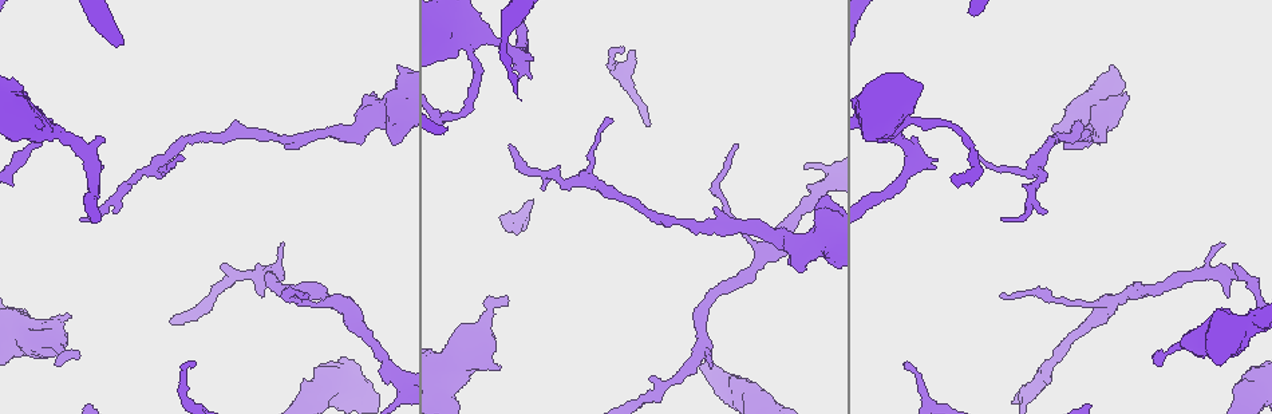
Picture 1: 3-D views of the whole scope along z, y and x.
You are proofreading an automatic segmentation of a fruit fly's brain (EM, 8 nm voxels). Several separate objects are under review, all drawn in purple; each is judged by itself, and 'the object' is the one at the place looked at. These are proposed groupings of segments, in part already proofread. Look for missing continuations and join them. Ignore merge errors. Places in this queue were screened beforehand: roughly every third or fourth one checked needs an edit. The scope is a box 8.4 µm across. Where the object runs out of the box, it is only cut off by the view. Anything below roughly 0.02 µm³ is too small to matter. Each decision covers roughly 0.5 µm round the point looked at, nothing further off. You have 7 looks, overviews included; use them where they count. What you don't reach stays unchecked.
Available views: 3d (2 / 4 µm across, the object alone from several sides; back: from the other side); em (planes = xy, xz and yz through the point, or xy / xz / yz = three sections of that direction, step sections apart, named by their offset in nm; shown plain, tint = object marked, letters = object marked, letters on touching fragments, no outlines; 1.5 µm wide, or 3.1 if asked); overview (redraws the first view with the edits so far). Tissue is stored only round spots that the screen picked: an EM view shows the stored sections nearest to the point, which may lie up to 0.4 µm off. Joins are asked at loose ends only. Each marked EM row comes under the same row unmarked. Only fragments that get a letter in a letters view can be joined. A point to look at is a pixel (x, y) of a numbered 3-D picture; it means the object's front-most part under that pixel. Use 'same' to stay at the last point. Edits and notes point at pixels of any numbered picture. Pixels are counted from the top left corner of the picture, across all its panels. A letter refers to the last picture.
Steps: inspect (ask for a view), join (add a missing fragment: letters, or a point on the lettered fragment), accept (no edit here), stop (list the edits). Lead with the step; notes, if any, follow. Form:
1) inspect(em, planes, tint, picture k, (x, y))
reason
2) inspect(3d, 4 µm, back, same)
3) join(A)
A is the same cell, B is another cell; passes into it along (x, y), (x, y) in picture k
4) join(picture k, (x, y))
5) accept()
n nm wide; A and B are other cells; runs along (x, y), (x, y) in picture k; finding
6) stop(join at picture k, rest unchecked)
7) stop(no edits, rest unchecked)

inspect(3d, 2 µm, picture 1, (262, 295))
an open end

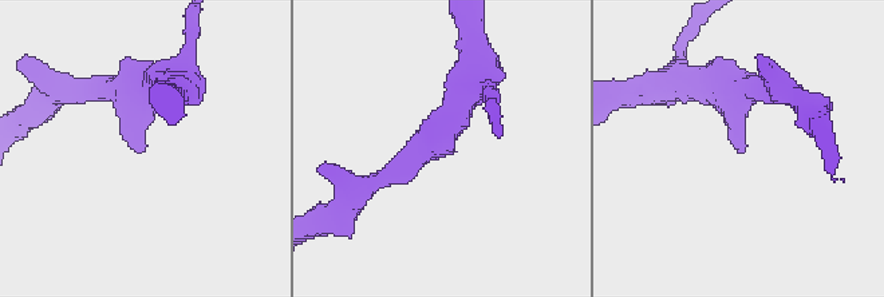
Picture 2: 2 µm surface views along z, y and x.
inspect(em, planes, letters, picture 2, (140, 152))
arms of 190, 260 nm

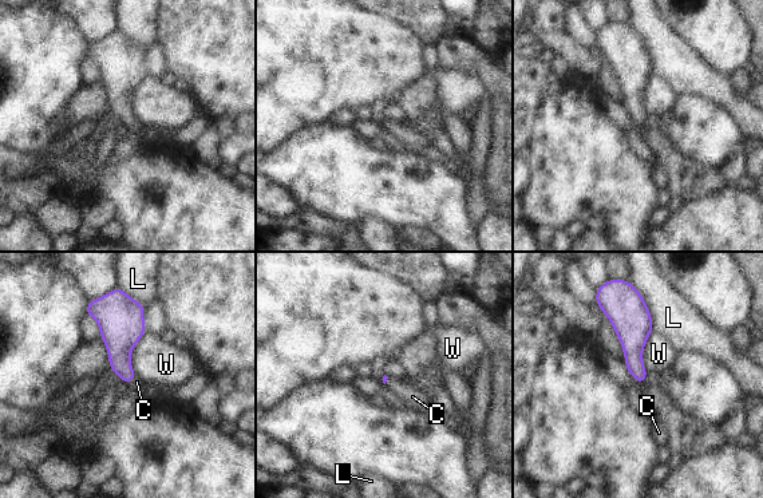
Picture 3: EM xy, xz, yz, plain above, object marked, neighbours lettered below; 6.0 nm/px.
join(C)
C is the same cell, L and W are other cells; passes into it along (119, 342), (131, 380), (137, 382) in picture 3; it goes on there

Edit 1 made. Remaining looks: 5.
inspect(em, planes, letters, picture 1, (980, 155))
thin end

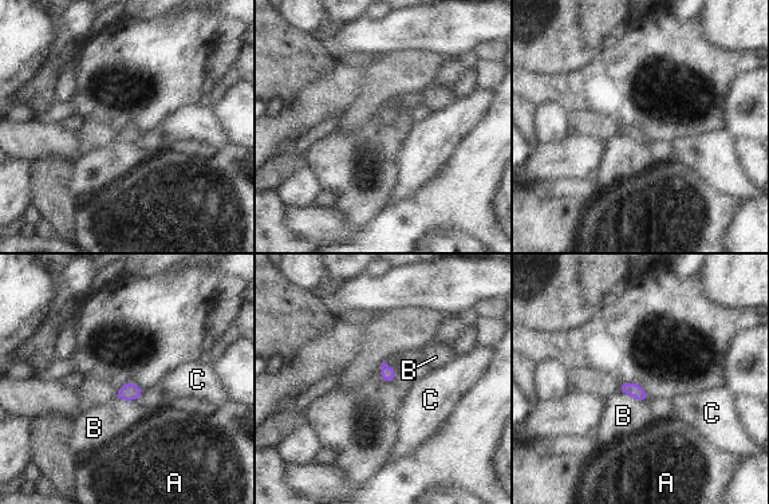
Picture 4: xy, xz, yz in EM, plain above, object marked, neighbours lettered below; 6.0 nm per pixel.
accept()
A, B and C are other cells; no lettered fragment goes on from it

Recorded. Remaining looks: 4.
inspect(em, planes, tint, picture 1, (1160, 351))
free end

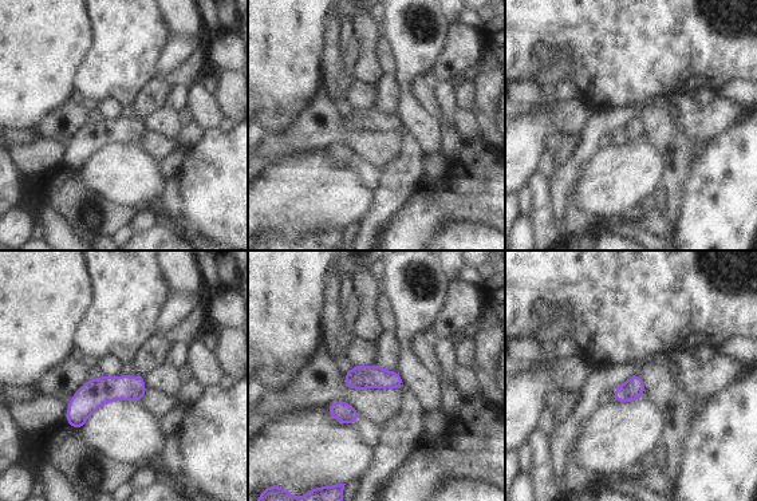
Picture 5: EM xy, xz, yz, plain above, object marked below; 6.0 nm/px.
inspect(em, planes, letters, same)
what lies round it

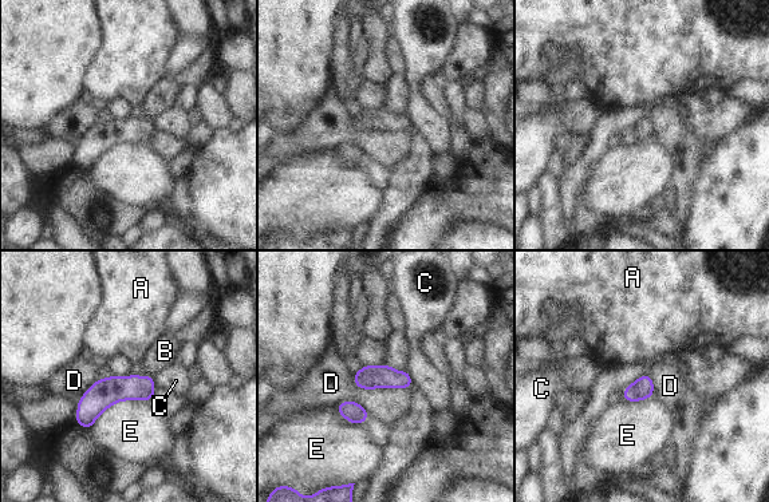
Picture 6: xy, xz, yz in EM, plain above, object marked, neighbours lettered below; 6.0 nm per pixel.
accept()
E touches over 400 nm; A, B, C, D and E are other cells; no lettered fragment goes on from it

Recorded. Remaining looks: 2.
stop(join at picture 3, rest unchecked)

